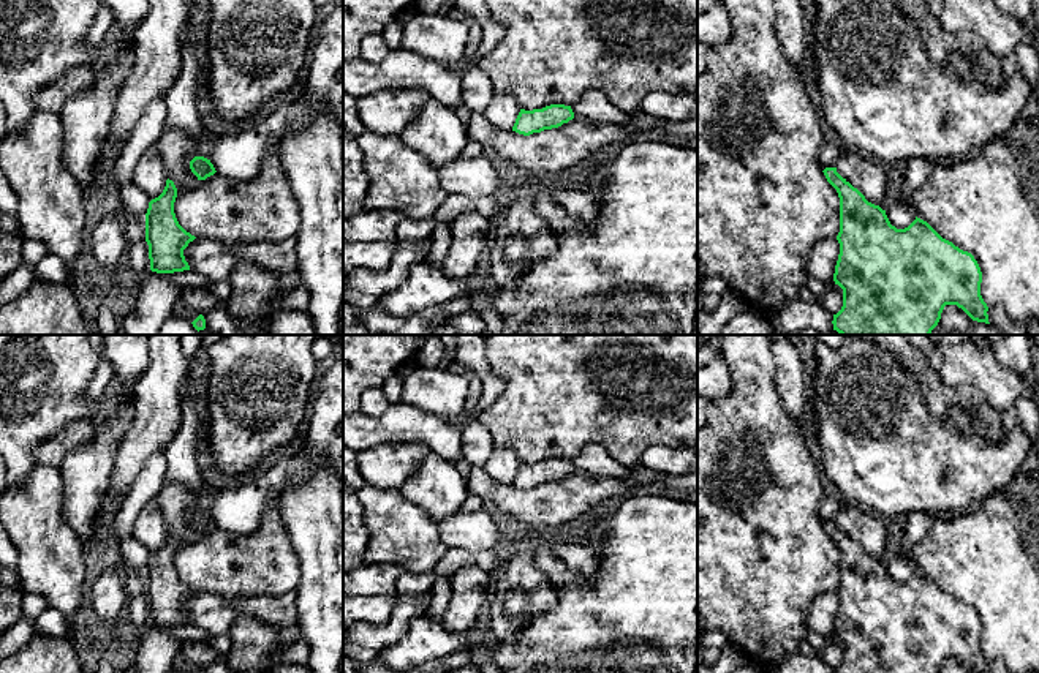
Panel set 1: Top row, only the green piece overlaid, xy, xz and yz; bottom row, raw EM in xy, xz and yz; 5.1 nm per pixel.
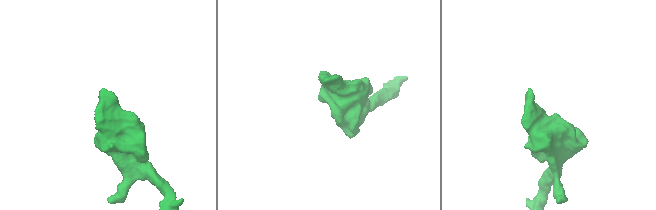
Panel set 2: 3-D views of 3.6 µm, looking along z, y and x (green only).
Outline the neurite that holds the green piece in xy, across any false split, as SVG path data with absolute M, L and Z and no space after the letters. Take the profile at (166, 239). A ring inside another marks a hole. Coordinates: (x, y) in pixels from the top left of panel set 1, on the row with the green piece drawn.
M168 179L163 193L149 202L145 213L145 242L149 245L150 270L157 273L190 270L183 250L196 237L179 224L174 213L176 197L177 188Z

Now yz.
M826 167L827 182L840 197L840 254L833 281L843 289L843 306L833 314L833 330L840 335L930 335L938 325L946 305L957 305L973 321L988 322L988 306L980 295L982 272L968 251L943 239L927 221L916 220L905 229L890 224L886 210L865 199L865 196L843 179L837 167Z

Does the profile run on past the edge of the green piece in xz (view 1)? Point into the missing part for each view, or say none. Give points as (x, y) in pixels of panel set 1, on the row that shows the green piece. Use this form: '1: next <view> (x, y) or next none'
1: next none

